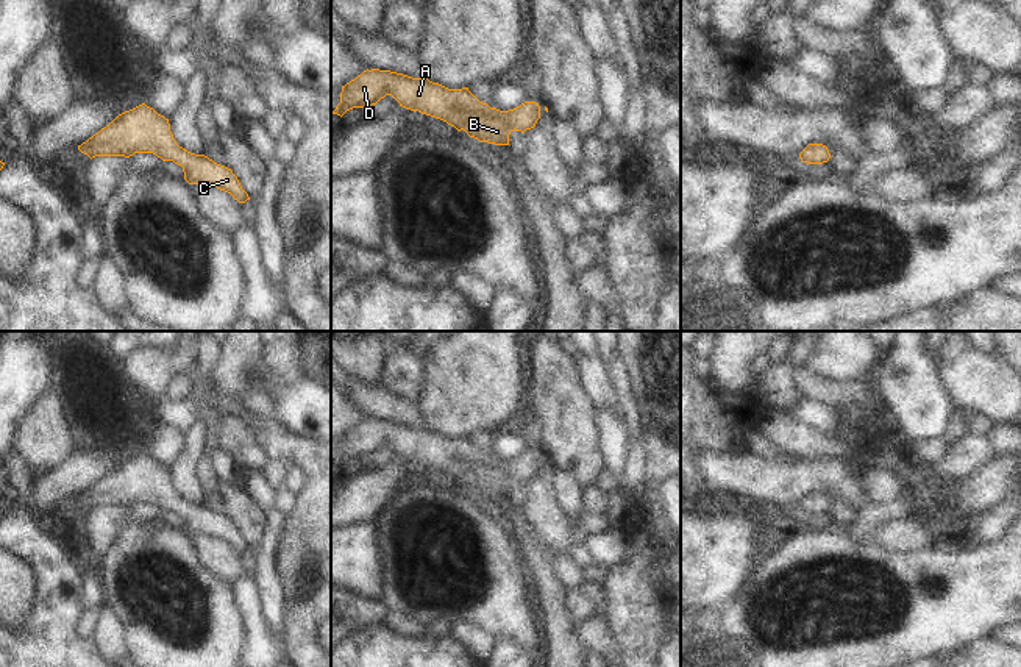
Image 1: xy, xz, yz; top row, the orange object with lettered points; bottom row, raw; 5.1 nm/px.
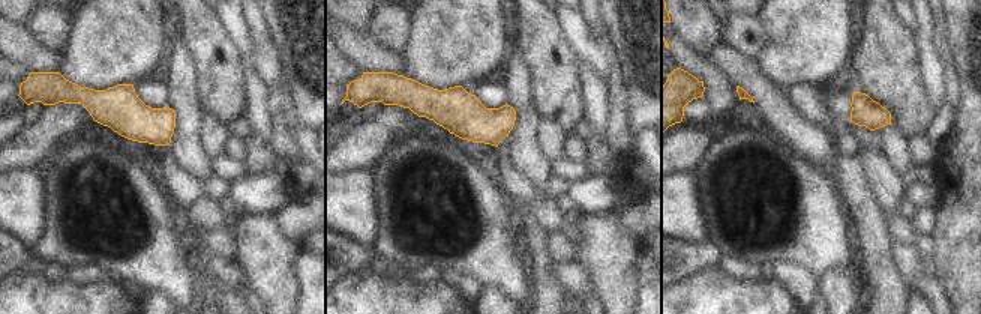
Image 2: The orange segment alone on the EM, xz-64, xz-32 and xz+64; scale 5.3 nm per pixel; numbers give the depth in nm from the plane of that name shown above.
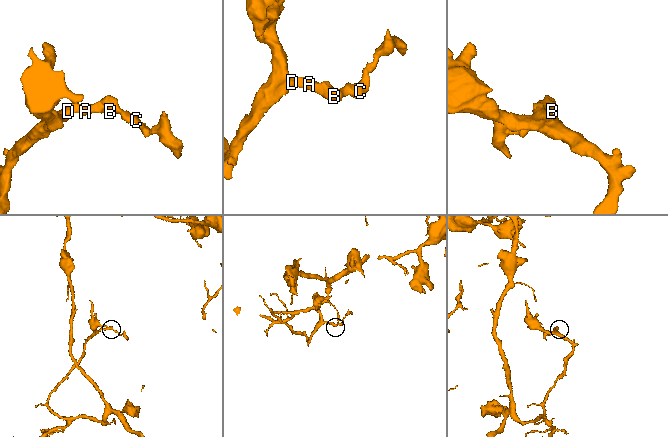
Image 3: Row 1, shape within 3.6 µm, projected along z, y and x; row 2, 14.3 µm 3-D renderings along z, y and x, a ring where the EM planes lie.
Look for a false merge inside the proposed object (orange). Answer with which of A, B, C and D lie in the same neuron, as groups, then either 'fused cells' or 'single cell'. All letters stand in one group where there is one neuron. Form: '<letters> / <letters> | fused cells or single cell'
A B C D | single cell

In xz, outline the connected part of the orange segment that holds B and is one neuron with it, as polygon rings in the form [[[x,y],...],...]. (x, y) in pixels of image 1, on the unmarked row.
[[[367,419],[342,436],[340,453],[333,464],[342,467],[353,458],[376,455],[386,445],[392,445],[406,459],[440,469],[479,492],[495,495],[509,495],[514,480],[525,483],[540,469],[540,456],[535,451],[500,461],[479,451],[468,437],[448,439],[428,428],[379,419]]]

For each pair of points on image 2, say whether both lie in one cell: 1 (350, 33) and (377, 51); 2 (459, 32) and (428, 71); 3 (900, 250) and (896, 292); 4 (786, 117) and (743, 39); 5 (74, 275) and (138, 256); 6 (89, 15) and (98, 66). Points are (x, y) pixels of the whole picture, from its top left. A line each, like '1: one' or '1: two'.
1: one
2: one
3: two
4: two
5: two
6: one

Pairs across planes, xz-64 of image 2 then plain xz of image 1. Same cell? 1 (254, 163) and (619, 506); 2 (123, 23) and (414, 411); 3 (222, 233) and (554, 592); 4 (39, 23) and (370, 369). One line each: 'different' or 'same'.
1: same
2: different
3: different
4: different

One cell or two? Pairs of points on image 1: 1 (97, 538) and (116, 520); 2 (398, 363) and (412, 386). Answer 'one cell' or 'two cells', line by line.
1: one cell
2: one cell

